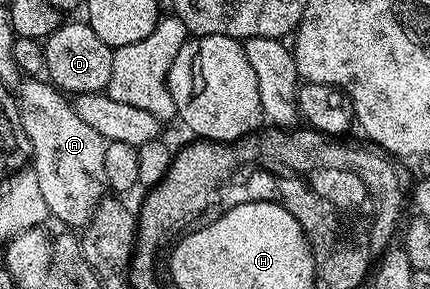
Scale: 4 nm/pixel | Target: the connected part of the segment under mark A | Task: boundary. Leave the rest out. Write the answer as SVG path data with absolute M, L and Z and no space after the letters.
M24 78L18 93L20 121L26 130L26 138L30 138L32 154L31 167L38 174L38 186L42 189L42 199L48 207L49 217L54 221L61 220L64 226L72 230L80 230L92 223L106 193L106 141L102 134L75 112L69 99L55 84L44 78Z

